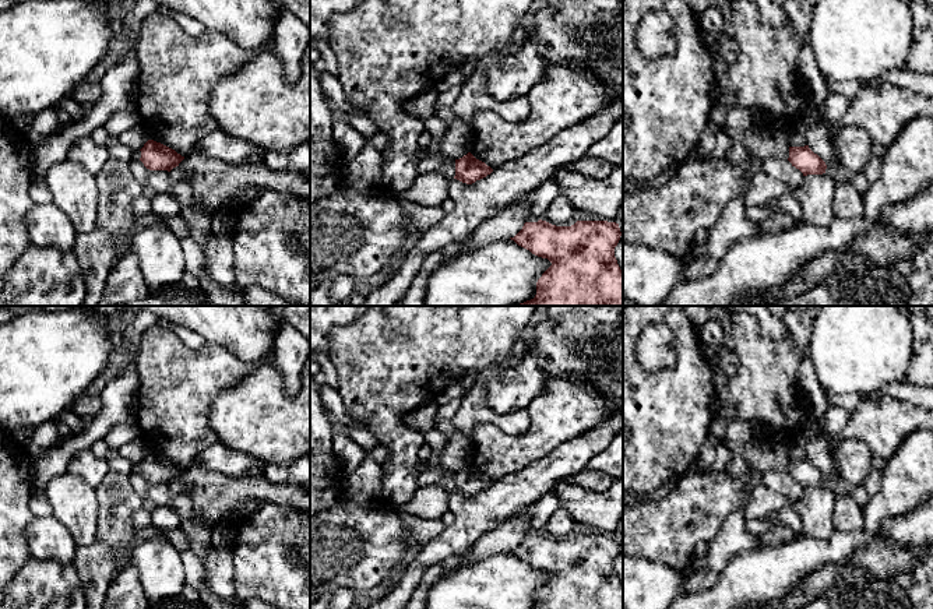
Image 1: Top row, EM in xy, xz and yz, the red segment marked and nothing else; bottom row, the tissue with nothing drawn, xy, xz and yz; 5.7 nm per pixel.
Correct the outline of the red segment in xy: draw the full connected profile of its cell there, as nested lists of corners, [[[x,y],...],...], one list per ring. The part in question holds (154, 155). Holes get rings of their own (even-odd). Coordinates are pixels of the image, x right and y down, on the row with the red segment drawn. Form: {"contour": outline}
{"contour": [[[148,140],[140,151],[140,161],[149,170],[170,172],[173,168],[179,166],[179,163],[184,159],[184,156],[177,154],[175,149],[154,140]]]}

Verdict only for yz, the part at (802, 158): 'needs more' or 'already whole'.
already whole

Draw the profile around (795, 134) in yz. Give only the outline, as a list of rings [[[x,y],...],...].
[[[799,120],[792,123],[784,134],[788,140],[789,147],[805,147],[807,145],[805,133],[806,126]]]

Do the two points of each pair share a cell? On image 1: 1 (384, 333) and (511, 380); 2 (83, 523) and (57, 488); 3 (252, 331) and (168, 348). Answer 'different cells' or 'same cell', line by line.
1: different cells
2: same cell
3: different cells

